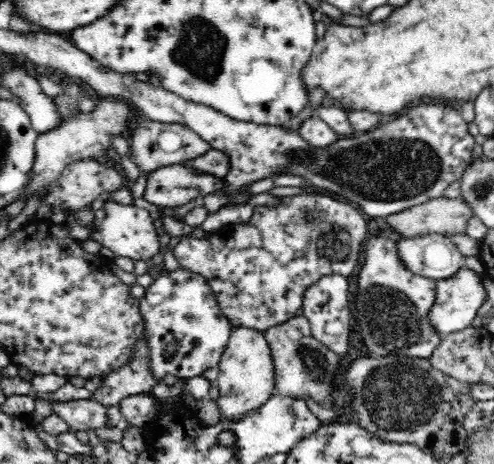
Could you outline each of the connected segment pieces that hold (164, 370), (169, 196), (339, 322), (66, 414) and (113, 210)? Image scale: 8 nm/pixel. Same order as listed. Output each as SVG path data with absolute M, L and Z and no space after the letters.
M179 267L172 272L160 272L153 284L145 288L144 299L140 300L140 315L144 319L145 332L143 338L148 341L152 359L152 371L158 379L166 374L173 374L178 379L190 379L203 376L210 368L218 367L220 359L229 339L233 327L220 311L216 295L210 291L210 285L200 274L190 273Z
M187 163L170 164L168 166L156 169L147 173L146 186L144 186L143 198L150 204L155 204L160 208L176 208L176 206L184 206L197 198L204 198L209 194L222 191L226 195L226 206L239 205L249 203L249 200L254 196L249 191L249 187L252 184L246 184L234 192L227 190L227 184L225 178L219 176L212 176L212 174L206 174L205 172L198 172L195 168L192 168Z
M342 275L323 276L311 284L303 294L303 316L310 322L314 338L341 358L349 354L349 334L352 329L352 315L348 300L348 279Z
M96 399L78 400L48 400L50 410L56 416L64 419L68 426L78 430L90 428L105 428L106 409Z
M106 200L104 206L106 216L100 227L94 228L91 238L98 240L102 246L109 248L115 257L130 258L135 260L150 260L157 254L164 252L160 248L160 235L154 227L154 219L144 208L135 205L120 205L114 201Z

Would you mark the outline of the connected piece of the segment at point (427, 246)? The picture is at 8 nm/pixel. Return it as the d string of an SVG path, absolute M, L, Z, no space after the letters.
M438 232L412 238L400 238L393 254L406 269L435 281L454 276L465 264L465 256L447 235Z

